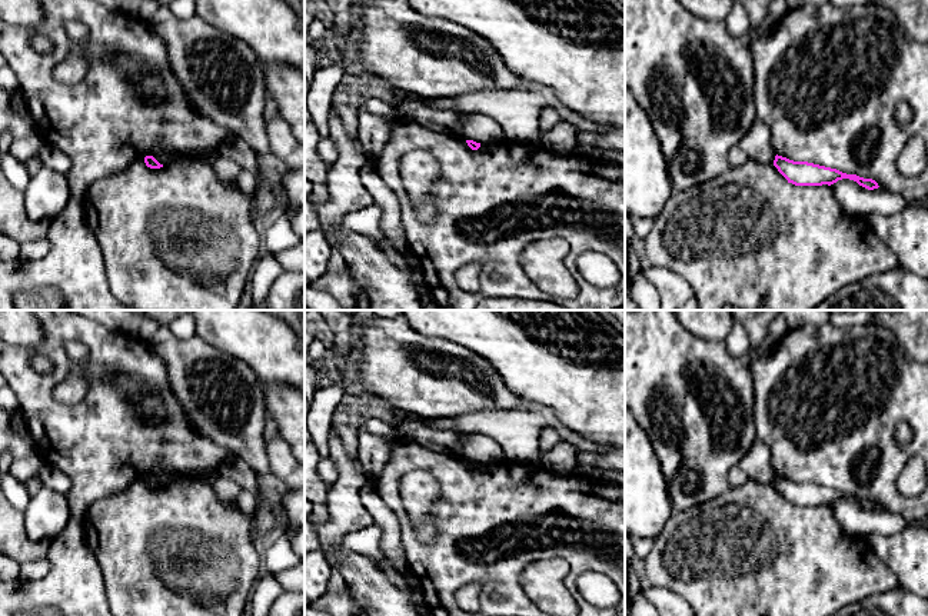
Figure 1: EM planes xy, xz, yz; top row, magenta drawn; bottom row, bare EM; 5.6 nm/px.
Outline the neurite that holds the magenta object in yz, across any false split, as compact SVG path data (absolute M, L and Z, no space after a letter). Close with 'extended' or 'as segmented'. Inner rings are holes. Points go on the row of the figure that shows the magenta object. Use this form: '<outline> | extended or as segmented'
M778 154L775 156L774 166L788 180L788 183L795 186L831 186L838 180L849 179L868 190L879 187L878 183L872 179L864 179L857 174L846 174L836 169L808 162L794 162Z | as segmented

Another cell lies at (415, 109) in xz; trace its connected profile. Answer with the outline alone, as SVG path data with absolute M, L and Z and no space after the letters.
M410 94L406 100L395 104L396 120L416 123L435 131L448 133L465 139L465 113L449 109L436 109L430 104L432 99L422 99Z

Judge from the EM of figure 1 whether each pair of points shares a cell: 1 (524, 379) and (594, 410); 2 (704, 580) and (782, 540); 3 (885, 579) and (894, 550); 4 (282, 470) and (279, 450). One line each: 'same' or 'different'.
1: same
2: same
3: different
4: same

